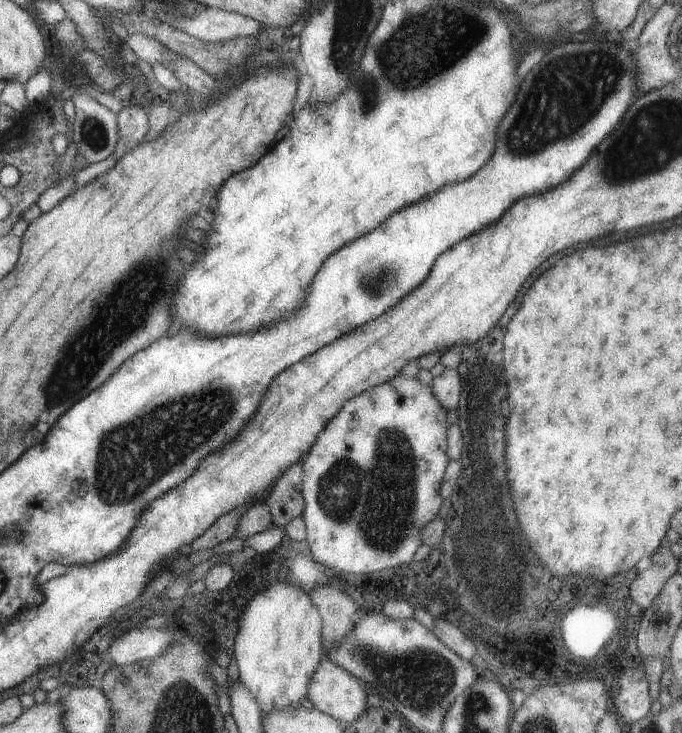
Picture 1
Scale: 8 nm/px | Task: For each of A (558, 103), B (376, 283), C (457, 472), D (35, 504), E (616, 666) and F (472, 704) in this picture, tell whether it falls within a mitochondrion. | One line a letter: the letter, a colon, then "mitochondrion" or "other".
A: mitochondrion
B: mitochondrion
C: other
D: other
E: other
F: mitochondrion

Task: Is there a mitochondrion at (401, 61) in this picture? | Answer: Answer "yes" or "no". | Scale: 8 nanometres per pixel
yes

